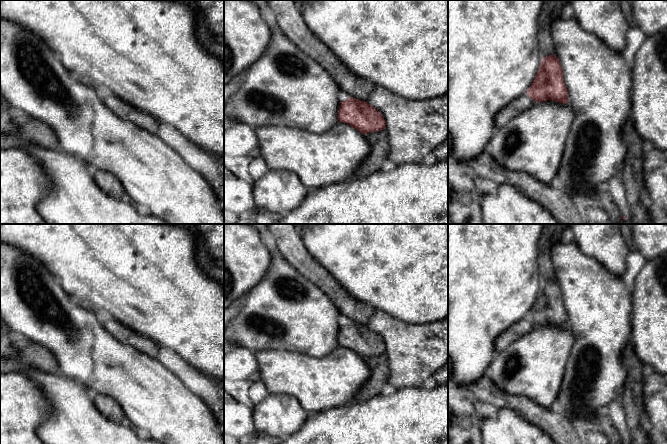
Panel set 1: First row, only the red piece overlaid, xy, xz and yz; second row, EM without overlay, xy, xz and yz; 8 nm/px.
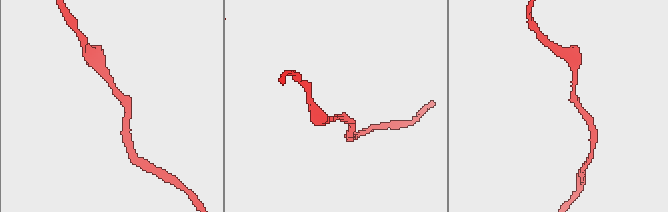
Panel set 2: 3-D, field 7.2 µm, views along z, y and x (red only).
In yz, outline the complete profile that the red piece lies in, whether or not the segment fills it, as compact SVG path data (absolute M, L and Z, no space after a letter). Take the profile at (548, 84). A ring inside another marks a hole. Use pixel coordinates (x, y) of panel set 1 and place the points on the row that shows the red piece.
M555 54L542 57L538 72L527 93L512 100L496 114L495 130L503 127L515 116L533 105L534 102L547 100L568 103L568 91L563 79L563 69Z

